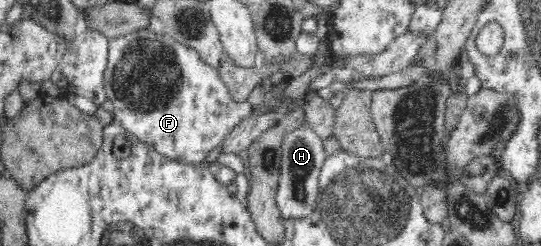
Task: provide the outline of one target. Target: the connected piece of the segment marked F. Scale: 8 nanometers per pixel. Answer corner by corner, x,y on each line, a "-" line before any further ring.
150,28
111,38
104,90
114,105
114,118
127,132
185,164
207,163
211,149
255,110
248,101
235,103
218,70
199,60
195,51

